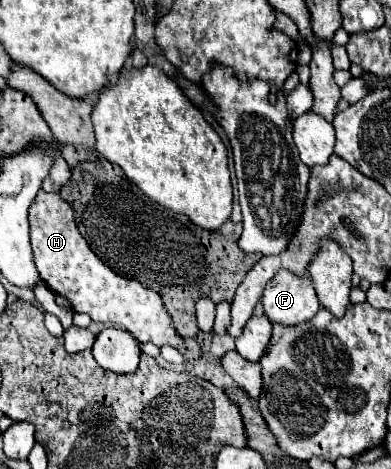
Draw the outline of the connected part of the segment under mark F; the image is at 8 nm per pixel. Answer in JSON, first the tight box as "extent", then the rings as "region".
{"extent":[262,269,320,327],"region":[[[284,269],[266,285],[262,303],[270,323],[280,323],[284,327],[310,321],[320,309],[312,279],[298,277]]]}

